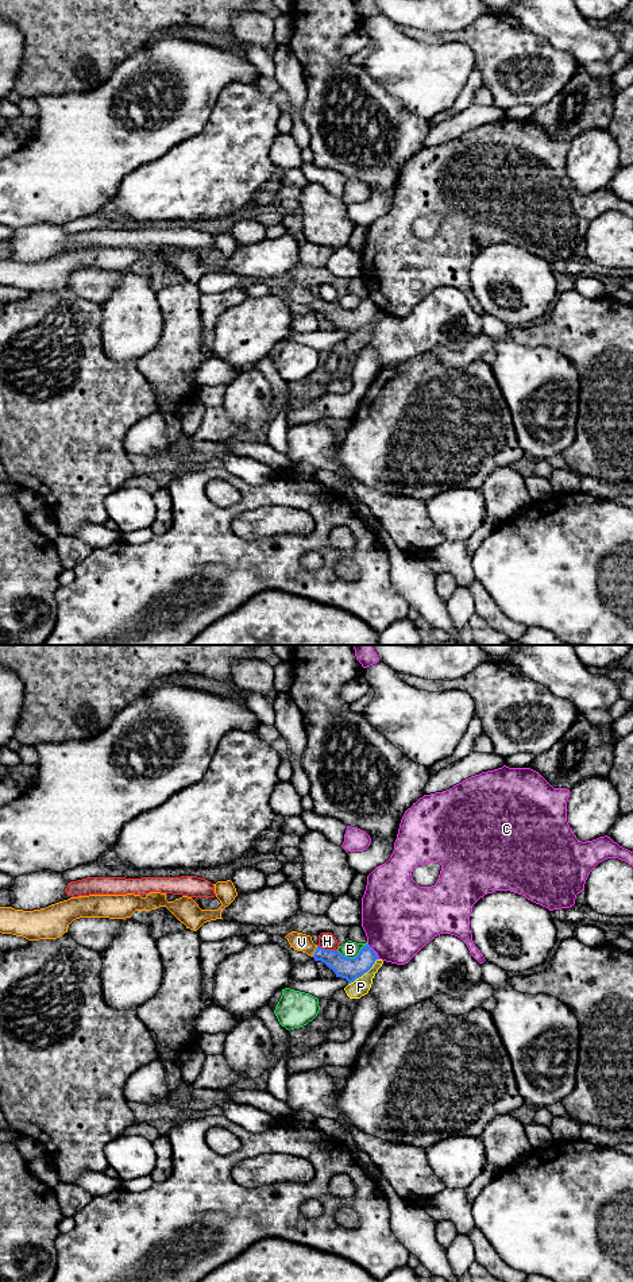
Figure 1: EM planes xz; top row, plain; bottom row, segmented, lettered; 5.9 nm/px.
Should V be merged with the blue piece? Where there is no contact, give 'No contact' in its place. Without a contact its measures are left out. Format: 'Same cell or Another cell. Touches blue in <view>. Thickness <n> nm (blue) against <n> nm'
Same cell. Touches blue in xz. Thickness 130 nm (blue) against 110 nm

